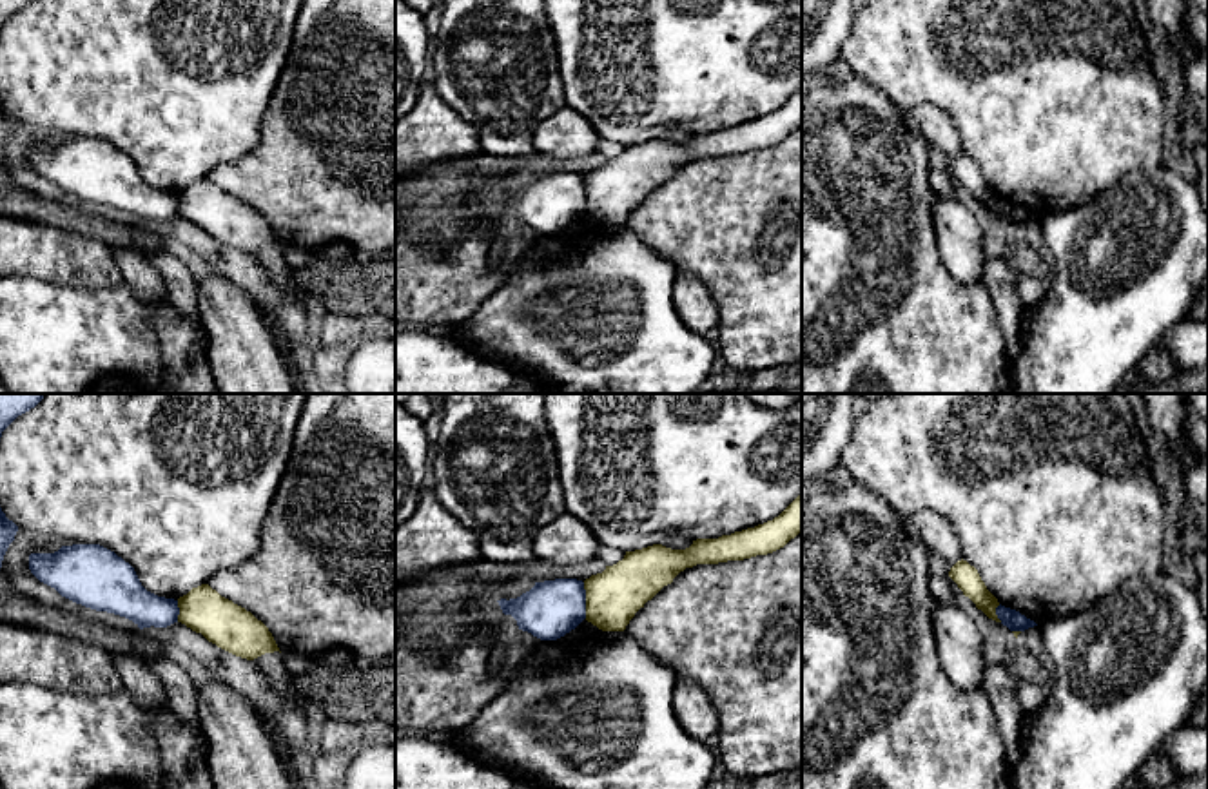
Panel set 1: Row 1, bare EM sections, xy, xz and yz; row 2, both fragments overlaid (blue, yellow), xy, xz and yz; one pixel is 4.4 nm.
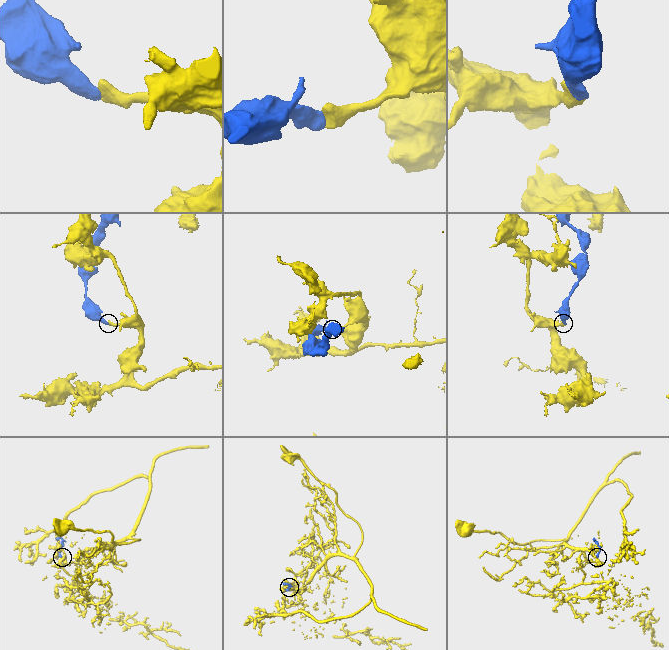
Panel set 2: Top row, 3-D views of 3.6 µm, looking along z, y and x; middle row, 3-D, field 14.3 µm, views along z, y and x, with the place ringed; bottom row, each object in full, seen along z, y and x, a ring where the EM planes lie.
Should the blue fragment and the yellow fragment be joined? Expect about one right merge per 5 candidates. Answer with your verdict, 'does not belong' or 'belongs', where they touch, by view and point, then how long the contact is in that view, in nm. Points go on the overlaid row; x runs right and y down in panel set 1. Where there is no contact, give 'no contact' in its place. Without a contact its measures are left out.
does not belong; meets blue in xz at (584, 601); contact 160 nm long

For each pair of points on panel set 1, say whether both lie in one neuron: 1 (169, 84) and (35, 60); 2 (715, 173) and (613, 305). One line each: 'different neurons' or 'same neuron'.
1: same neuron
2: different neurons

